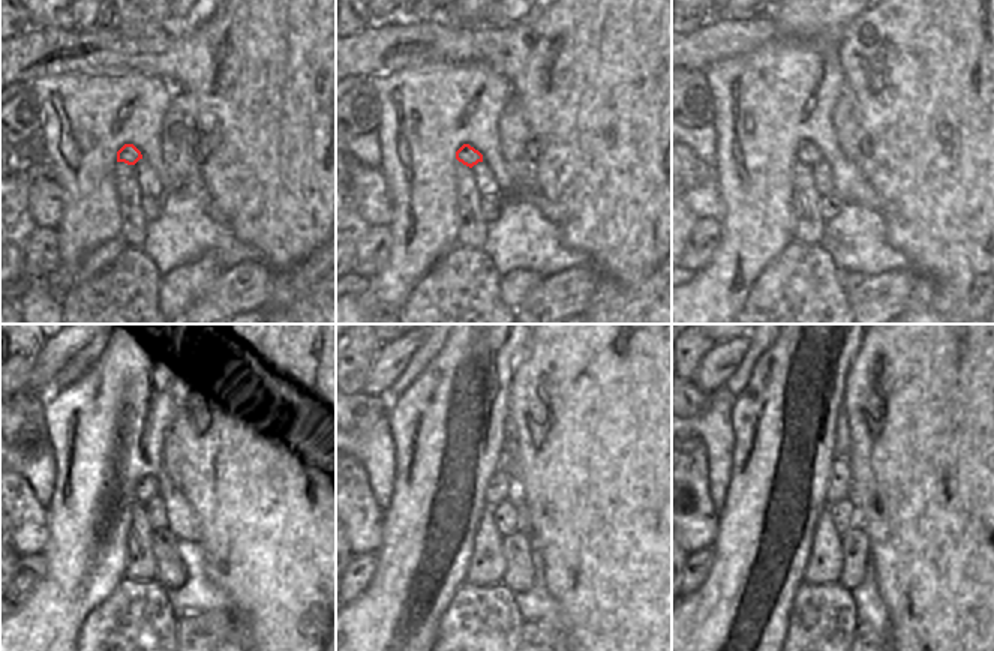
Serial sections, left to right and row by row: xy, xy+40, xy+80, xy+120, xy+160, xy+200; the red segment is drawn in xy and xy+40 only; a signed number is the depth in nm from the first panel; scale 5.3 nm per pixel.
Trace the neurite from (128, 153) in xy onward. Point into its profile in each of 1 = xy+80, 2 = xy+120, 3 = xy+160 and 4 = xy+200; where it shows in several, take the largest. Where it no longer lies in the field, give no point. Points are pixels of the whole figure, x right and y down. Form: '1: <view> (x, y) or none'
1: xy+80 (807, 153)
2: xy+120 (147, 488)
3: xy+160 (501, 486)
4: xy+200 (840, 479)

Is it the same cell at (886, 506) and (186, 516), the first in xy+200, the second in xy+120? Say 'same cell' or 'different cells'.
different cells

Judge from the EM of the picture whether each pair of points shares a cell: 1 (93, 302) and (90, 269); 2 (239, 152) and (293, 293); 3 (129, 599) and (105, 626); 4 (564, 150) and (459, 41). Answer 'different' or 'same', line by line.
1: different
2: different
3: same
4: same

